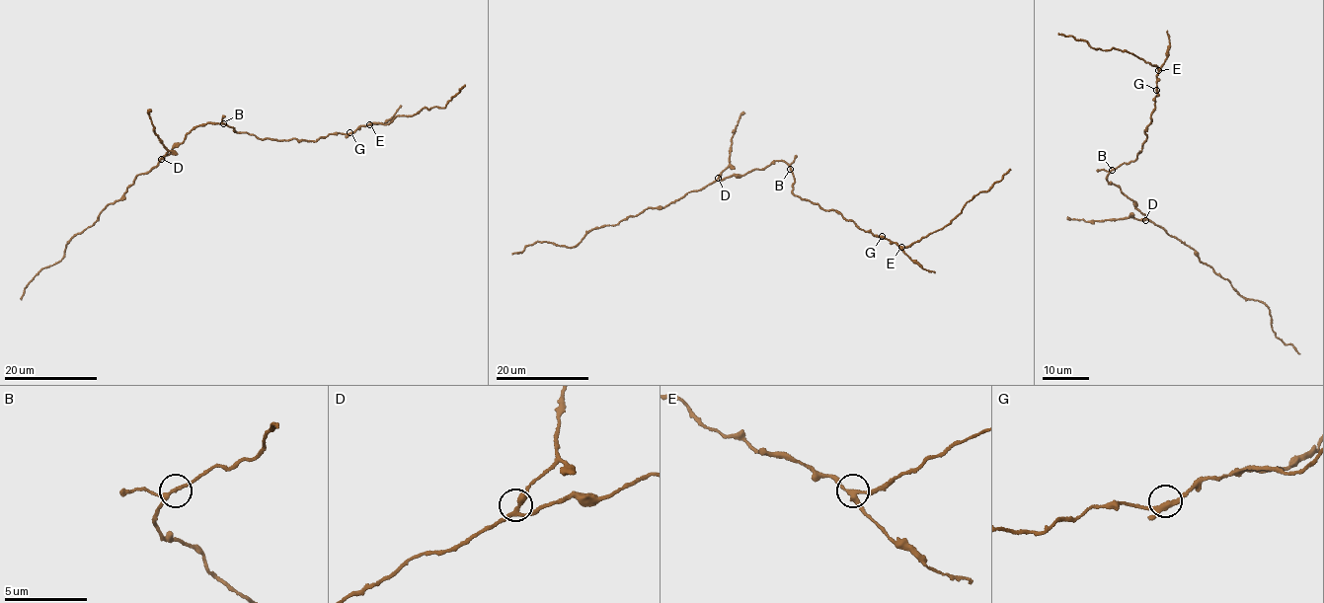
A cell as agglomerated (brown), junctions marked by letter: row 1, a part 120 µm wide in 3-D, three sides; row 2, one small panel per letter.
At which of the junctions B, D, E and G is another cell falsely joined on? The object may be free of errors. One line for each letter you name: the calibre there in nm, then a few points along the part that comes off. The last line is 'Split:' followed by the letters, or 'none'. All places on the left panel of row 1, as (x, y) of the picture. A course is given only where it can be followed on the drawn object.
E: Thickness 240 nm. Course of the part to remove: (369, 124), (391, 122), (397, 116), (418, 113), (424, 108), (445, 108), (464, 85)
Split: E

